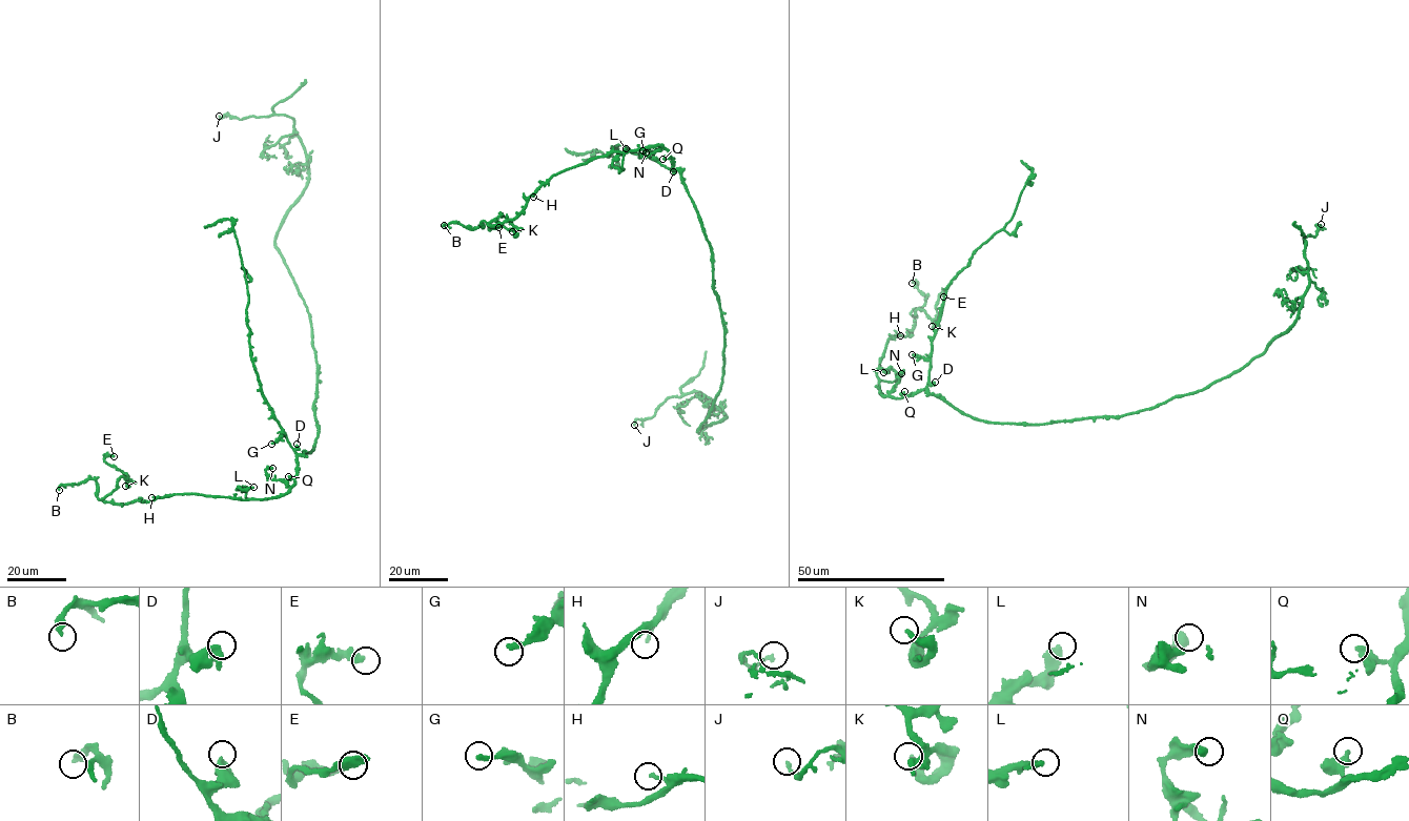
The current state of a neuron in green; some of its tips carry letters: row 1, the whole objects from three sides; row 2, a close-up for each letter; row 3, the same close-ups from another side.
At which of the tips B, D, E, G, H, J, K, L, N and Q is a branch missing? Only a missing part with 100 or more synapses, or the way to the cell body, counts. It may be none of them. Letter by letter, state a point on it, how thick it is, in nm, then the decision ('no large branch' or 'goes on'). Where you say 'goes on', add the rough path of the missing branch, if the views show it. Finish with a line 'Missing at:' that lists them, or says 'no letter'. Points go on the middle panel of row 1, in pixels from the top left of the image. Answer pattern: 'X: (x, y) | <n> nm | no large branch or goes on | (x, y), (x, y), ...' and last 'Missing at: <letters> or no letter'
B: (444, 225) | 380 nm | no large branch
D: (673, 171) | 320 nm | no large branch
E: (498, 227) | 400 nm | no large branch
G: (642, 150) | 280 nm | no large branch
H: (533, 197) | 170 nm | no large branch
J: (634, 425) | 180 nm | no large branch
K: (512, 231) | 380 nm | no large branch
L: (626, 148) | 380 nm | no large branch
N: (646, 152) | 500 nm | no large branch
Q: (662, 159) | 440 nm | no large branch
Missing at: no letter

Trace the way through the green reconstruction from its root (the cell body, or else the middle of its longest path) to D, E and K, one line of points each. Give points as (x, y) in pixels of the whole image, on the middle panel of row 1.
D: (713, 280), (710, 243), (680, 176), (673, 171)
E: (713, 280), (661, 145), (553, 173), (498, 227)
K: (713, 280), (701, 219), (661, 145), (608, 152), (553, 173), (514, 219), (488, 224), (501, 213), (512, 231)

